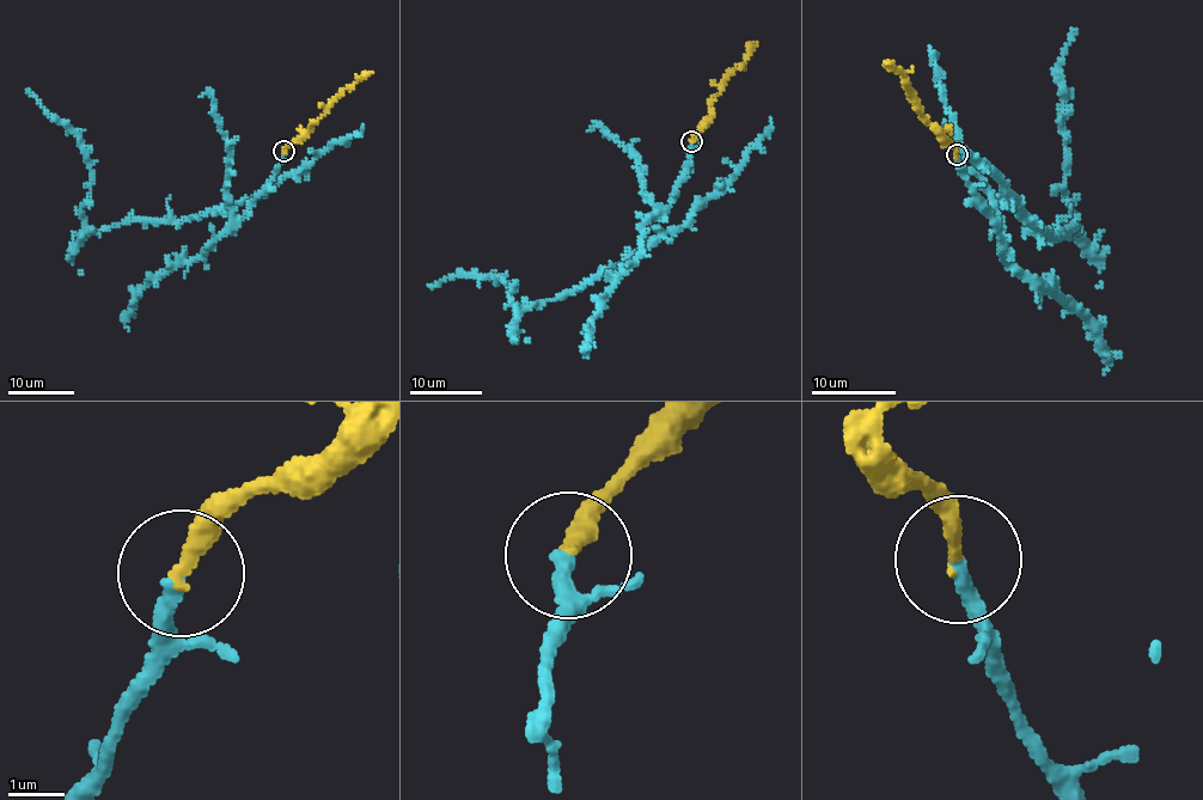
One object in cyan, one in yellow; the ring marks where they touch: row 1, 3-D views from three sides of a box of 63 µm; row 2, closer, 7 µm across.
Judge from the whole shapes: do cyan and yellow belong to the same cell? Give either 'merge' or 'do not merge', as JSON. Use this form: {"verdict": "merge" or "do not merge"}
{"verdict": "merge"}

